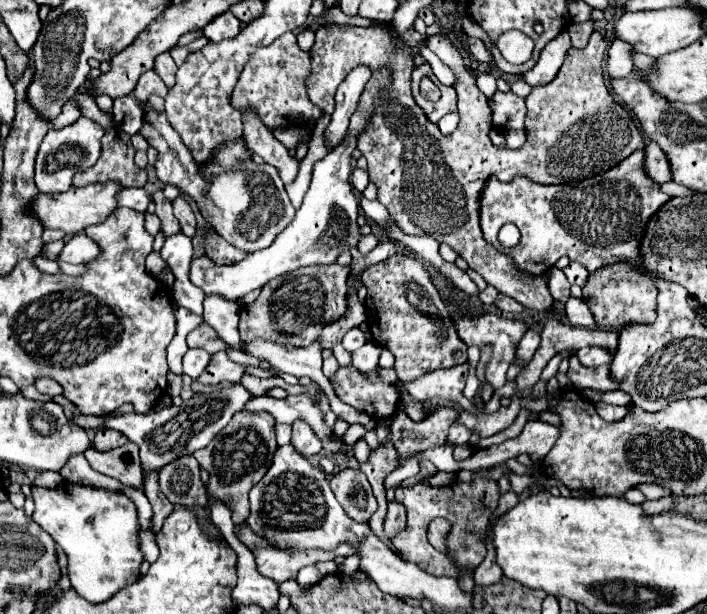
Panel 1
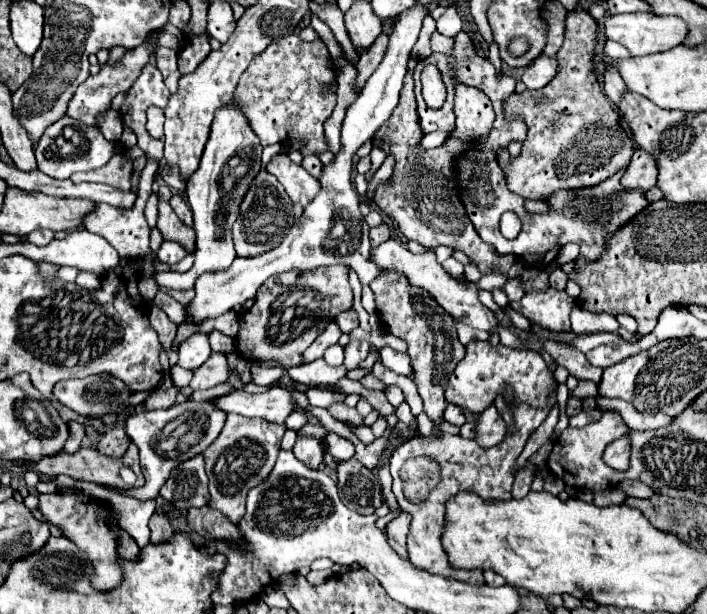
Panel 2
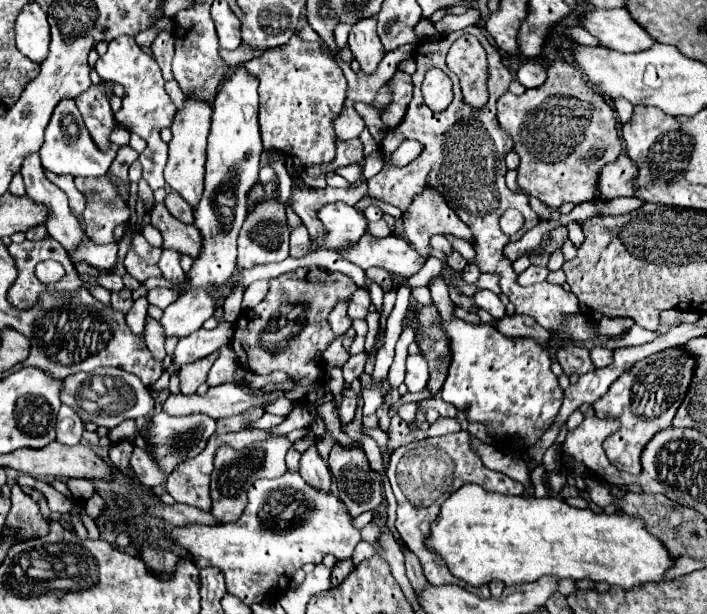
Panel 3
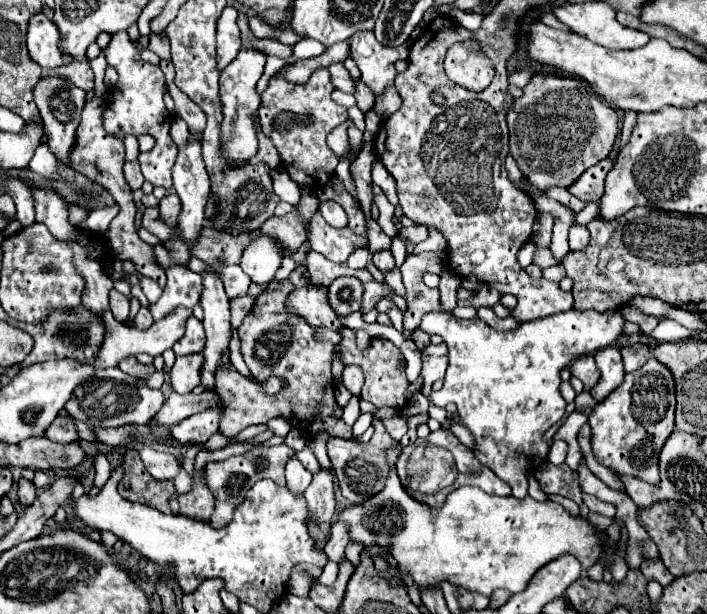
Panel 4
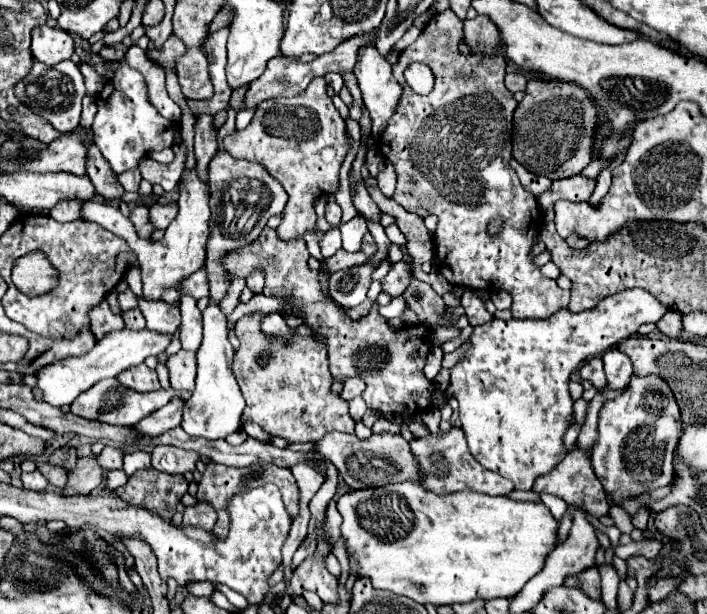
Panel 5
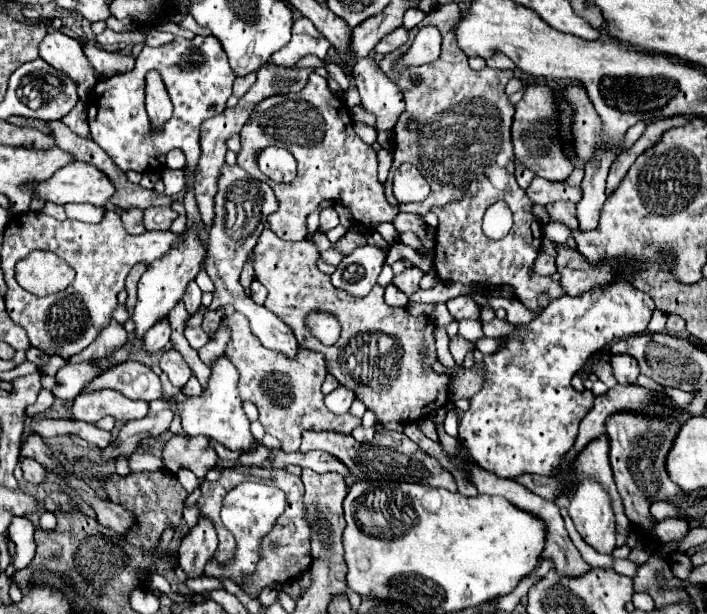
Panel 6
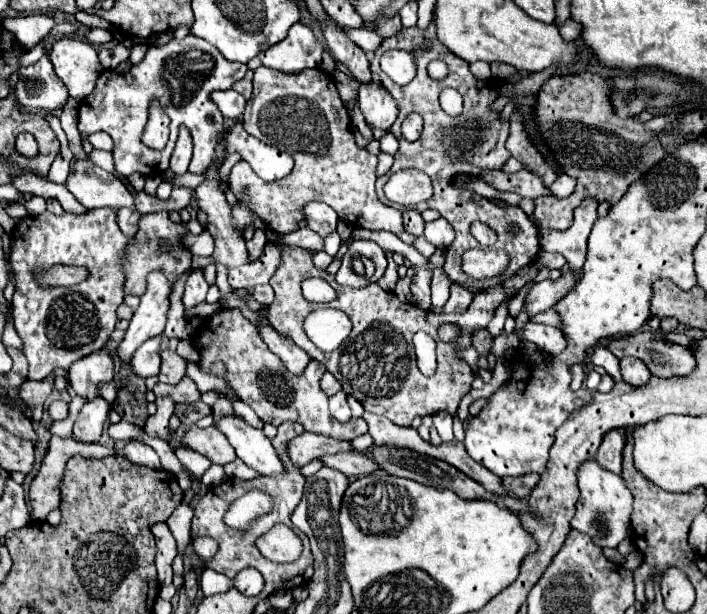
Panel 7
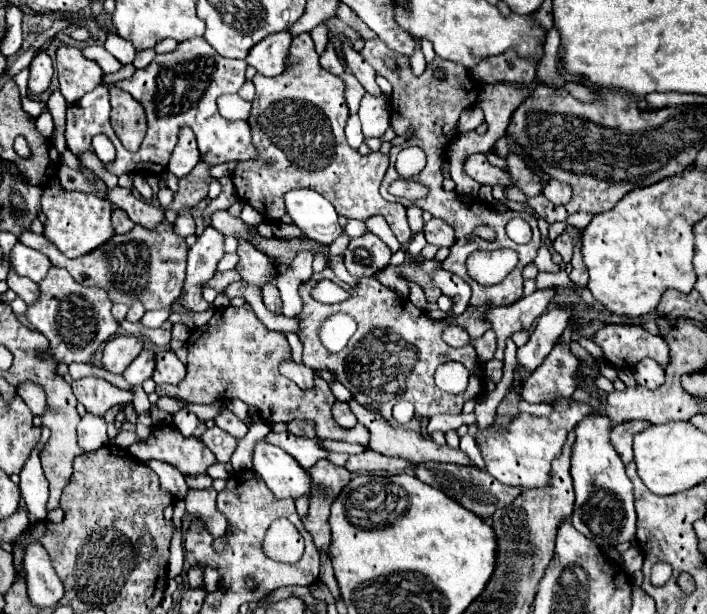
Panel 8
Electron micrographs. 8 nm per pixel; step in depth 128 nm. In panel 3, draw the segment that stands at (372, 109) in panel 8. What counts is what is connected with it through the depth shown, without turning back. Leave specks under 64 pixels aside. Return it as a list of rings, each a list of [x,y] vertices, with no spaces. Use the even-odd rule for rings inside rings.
[[[376,16],[364,20],[360,18],[360,24],[354,24],[348,36],[350,50],[354,58],[360,62],[364,72],[374,72],[380,60],[384,58],[384,48],[380,44],[380,38],[376,34]]]

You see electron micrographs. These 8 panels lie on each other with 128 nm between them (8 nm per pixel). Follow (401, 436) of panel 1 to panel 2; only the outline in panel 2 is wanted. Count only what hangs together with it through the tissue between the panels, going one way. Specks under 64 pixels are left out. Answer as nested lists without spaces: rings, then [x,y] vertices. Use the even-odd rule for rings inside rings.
[[[382,270],[382,274],[370,282],[370,288],[376,296],[376,312],[380,324],[386,328],[386,332],[406,340],[408,344],[406,354],[410,356],[412,380],[418,386],[418,394],[424,400],[424,412],[432,422],[440,424],[444,420],[444,410],[448,406],[448,402],[444,400],[448,376],[452,374],[452,368],[456,368],[456,364],[464,358],[464,346],[458,340],[452,316],[444,312],[444,308],[440,308],[440,304],[436,304],[436,300],[428,296],[428,292],[422,292],[422,288],[416,288],[416,306],[410,306],[410,284],[398,272]]]

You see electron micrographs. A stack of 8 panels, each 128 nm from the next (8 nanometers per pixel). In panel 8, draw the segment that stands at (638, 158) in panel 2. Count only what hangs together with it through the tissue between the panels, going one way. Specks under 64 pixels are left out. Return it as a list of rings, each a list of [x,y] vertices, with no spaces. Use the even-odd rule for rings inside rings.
[[[472,154],[466,160],[464,168],[466,168],[466,174],[470,178],[474,178],[478,184],[490,184],[490,186],[496,186],[496,184],[510,186],[512,184],[510,172],[504,172],[504,170],[492,166],[484,154]]]

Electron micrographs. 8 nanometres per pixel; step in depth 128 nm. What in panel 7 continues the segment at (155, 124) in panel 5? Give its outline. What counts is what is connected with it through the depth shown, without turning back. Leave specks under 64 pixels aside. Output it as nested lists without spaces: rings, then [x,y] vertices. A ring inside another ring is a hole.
[[[188,34],[184,40],[170,40],[162,46],[150,44],[142,62],[132,66],[126,74],[114,70],[104,70],[96,82],[94,92],[79,103],[78,125],[80,132],[106,132],[114,140],[114,164],[118,174],[140,172],[142,176],[156,176],[168,170],[168,160],[176,144],[180,126],[186,126],[192,136],[194,154],[190,162],[192,174],[202,174],[214,162],[214,148],[218,144],[218,134],[222,132],[222,114],[212,102],[210,94],[214,90],[228,90],[234,82],[242,80],[248,66],[226,60],[218,48]],[[158,98],[160,104],[170,114],[170,138],[162,150],[146,148],[140,142],[144,124],[148,120],[150,100]]]

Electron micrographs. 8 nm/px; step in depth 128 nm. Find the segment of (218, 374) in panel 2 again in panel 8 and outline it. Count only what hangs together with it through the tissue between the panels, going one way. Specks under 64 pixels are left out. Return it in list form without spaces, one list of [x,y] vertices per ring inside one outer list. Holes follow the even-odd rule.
[[[162,350],[156,354],[156,370],[154,382],[156,384],[178,384],[186,376],[186,366],[176,358],[172,350]]]

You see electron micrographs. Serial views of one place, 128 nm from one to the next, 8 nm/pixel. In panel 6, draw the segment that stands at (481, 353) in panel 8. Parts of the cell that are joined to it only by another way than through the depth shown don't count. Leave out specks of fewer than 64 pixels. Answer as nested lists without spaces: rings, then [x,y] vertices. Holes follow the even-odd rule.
[[[462,320],[460,322],[460,336],[464,336],[470,342],[482,338],[482,324],[476,320]]]

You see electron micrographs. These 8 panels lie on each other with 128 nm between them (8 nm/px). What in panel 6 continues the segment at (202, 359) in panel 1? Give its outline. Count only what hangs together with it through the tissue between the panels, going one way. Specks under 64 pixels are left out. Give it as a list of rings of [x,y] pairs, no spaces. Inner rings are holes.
[[[190,282],[186,292],[184,292],[184,306],[186,306],[186,312],[192,316],[200,310],[200,298],[202,298],[202,290],[198,288],[196,282]],[[186,327],[184,331],[184,335],[186,340],[188,340],[188,344],[194,348],[194,350],[198,350],[198,348],[202,348],[209,340],[208,334],[199,327]]]

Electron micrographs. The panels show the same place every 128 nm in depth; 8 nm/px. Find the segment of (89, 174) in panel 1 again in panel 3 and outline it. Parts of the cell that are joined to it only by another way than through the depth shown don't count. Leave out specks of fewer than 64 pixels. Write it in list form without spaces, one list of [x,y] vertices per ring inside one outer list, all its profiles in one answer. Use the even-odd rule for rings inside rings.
[[[110,174],[98,176],[98,178],[78,176],[74,178],[74,184],[82,194],[86,194],[86,208],[83,212],[86,236],[98,244],[112,242],[114,228],[130,220],[130,208],[126,200],[120,196],[118,186],[112,184]]]

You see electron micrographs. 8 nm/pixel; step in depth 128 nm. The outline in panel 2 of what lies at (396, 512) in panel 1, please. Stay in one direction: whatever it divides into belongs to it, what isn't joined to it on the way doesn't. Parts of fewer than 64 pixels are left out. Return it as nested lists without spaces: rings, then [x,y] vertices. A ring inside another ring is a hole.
[[[401,513],[397,518],[392,520],[386,526],[386,538],[388,544],[392,544],[392,548],[404,558],[408,560],[408,552],[406,552],[406,534],[409,532],[411,517],[407,513]]]

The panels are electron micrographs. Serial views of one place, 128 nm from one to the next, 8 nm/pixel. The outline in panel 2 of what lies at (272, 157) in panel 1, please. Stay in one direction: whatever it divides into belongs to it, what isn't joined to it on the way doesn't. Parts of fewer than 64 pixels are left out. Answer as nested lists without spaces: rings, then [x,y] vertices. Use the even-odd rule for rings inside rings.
[[[278,154],[274,156],[266,170],[278,178],[278,182],[284,186],[292,202],[300,202],[302,206],[308,204],[316,192],[320,190],[320,184],[316,178],[312,178],[302,166],[294,164],[288,154]]]

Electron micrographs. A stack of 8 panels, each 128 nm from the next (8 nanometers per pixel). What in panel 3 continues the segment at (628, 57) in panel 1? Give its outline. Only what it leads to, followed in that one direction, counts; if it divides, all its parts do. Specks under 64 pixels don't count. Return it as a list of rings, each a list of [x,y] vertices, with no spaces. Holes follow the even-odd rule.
[[[614,98],[614,110],[616,110],[618,118],[620,118],[622,122],[626,122],[626,120],[632,116],[632,110],[634,110],[634,106],[632,106],[628,100],[622,100],[622,98]]]

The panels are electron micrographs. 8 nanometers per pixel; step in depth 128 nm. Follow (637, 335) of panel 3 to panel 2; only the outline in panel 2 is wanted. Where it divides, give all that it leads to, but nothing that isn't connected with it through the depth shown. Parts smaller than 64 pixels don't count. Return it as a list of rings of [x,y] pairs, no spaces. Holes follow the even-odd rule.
[[[588,334],[588,336],[576,336],[570,342],[566,342],[570,348],[576,348],[580,352],[588,352],[600,344],[612,344],[616,340],[622,340],[620,334]]]

